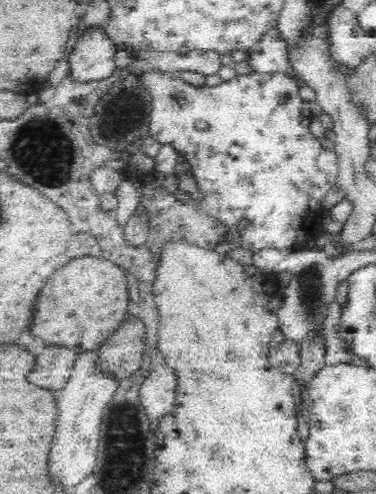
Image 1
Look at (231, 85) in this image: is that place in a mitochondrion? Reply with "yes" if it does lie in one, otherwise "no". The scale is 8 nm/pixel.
no

